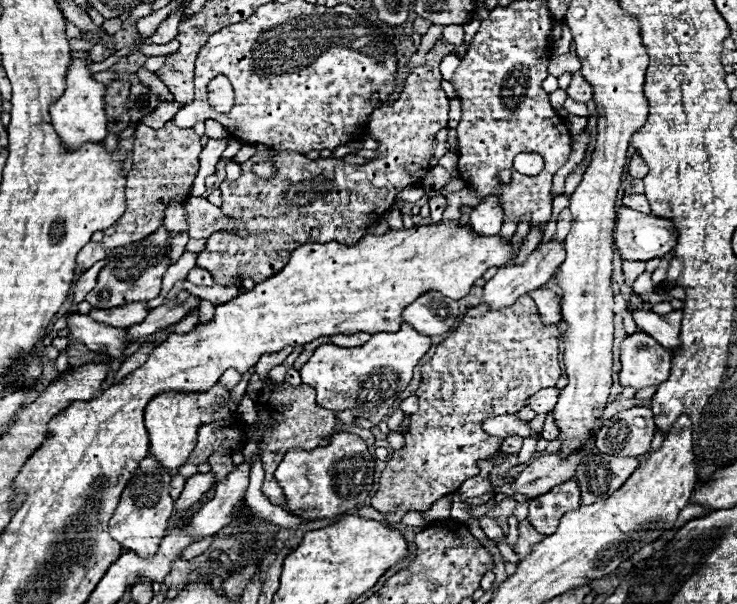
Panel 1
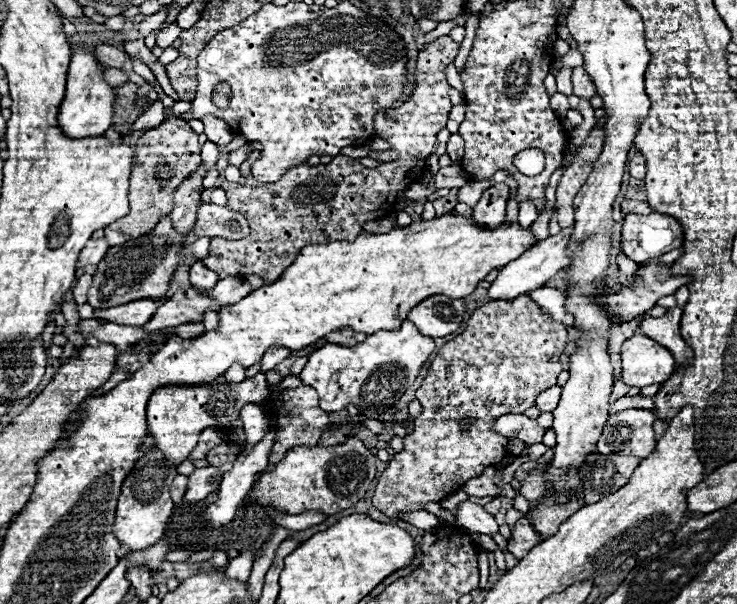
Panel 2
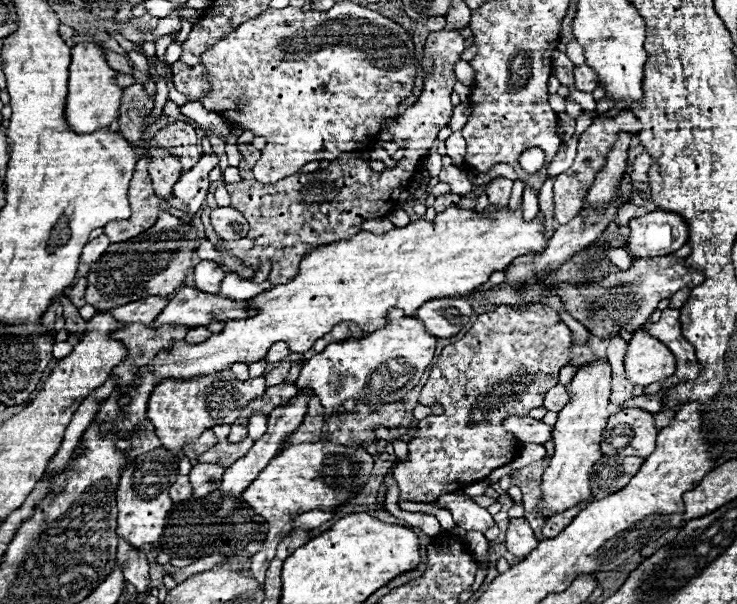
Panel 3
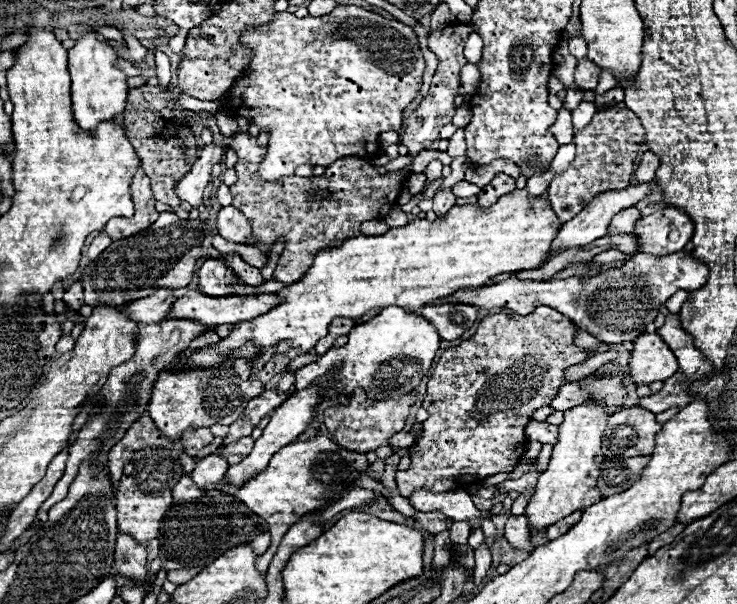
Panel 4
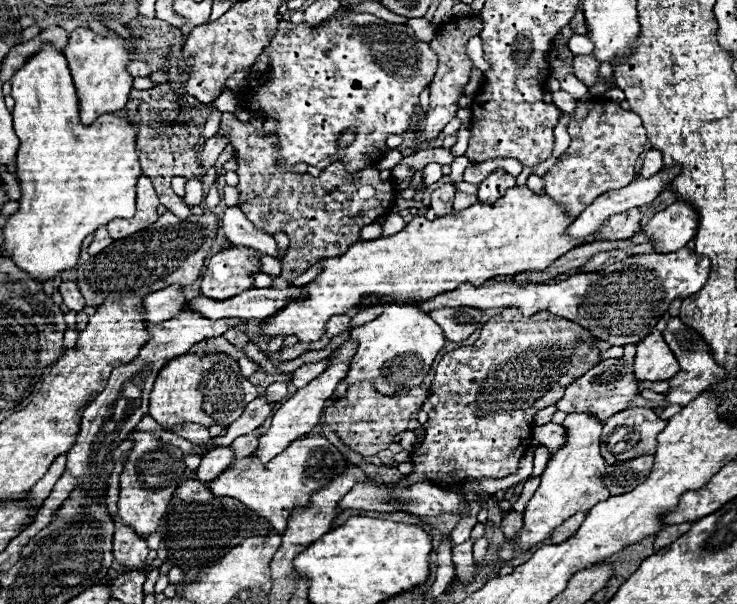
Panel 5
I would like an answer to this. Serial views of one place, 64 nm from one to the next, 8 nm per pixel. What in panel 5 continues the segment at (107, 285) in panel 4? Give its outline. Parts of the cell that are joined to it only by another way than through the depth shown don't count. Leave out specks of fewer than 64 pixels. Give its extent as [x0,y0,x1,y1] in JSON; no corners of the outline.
[76,212,218,306]

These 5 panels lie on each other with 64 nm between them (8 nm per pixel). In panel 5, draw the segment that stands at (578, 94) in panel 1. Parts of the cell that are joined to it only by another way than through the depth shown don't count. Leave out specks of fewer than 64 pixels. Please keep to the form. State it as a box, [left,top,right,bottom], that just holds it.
[574,54,598,86]

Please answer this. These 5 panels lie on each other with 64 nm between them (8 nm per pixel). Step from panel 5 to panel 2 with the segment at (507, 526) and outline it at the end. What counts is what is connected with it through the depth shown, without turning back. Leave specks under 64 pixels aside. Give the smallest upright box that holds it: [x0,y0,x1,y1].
[508,518,542,560]

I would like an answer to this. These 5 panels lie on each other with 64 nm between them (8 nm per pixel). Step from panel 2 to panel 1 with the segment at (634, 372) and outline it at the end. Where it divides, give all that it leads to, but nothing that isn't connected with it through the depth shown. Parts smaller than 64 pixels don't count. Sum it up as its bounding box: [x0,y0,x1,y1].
[620,332,672,388]

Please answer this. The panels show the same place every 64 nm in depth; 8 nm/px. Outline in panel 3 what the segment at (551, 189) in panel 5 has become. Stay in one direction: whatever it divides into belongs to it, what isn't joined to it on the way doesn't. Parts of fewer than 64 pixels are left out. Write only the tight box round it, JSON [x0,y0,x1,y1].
[554,112,642,224]

